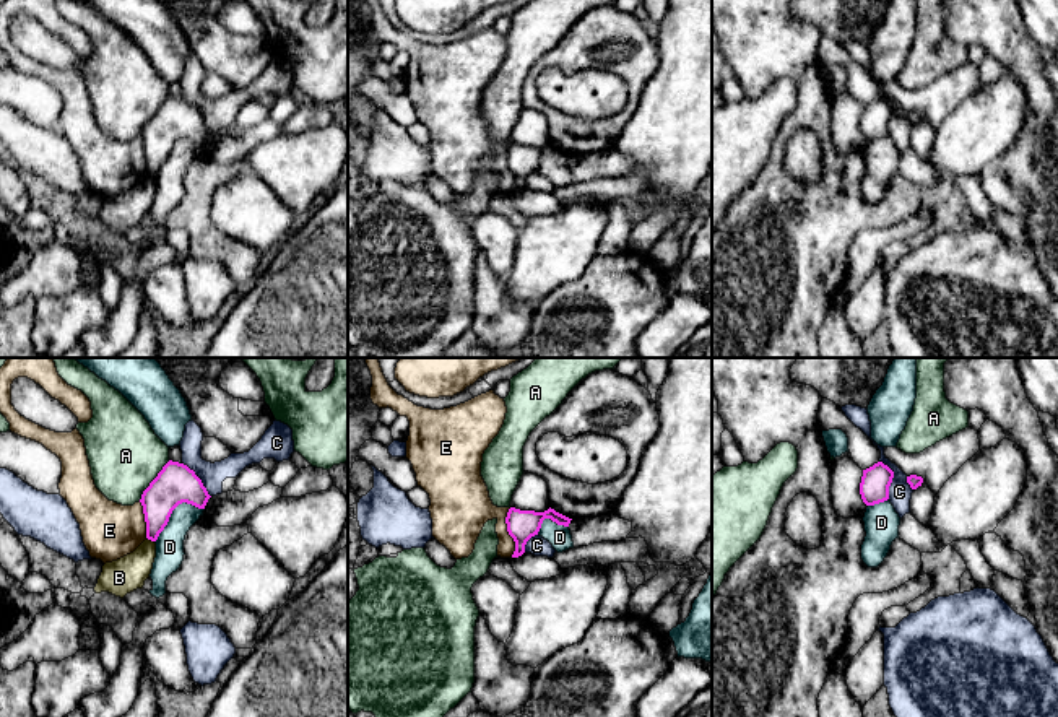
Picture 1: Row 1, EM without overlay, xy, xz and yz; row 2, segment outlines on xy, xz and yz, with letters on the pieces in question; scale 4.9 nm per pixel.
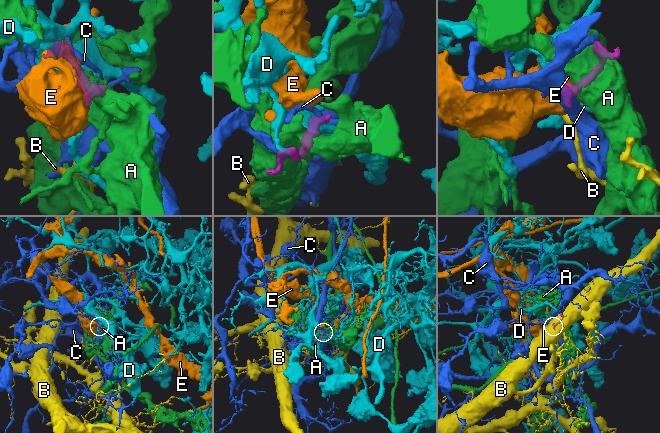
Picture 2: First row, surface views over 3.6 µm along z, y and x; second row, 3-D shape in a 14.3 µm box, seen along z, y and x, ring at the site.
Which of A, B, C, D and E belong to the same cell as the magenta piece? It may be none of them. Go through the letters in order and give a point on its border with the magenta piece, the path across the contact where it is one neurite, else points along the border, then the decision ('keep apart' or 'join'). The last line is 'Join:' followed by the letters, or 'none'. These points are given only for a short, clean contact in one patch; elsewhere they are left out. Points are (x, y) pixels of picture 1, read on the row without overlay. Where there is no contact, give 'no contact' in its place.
A: xy (153, 116) | keep apart
B: xy (150, 174) | along xy (147, 173), (153, 178) | keep apart
C: yz (893, 112) | keep apart
D: xy (173, 145) | along xy (203, 143), (181, 139), (155, 178) | keep apart
E: xz (507, 166) | along xz (509, 143), (506, 166), (514, 178), (512, 192) | keep apart
Join: none

